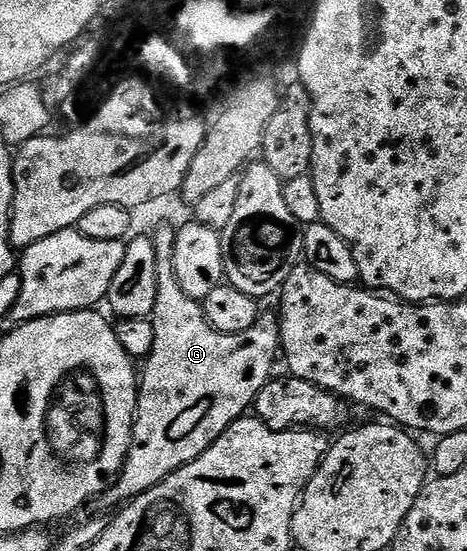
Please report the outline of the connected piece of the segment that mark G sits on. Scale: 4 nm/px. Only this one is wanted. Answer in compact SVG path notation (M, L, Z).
M160 226L154 233L156 251L158 252L158 300L151 312L154 324L154 348L148 354L138 378L136 396L136 419L132 429L132 443L124 461L120 477L110 489L102 495L102 502L108 506L119 507L133 498L154 488L166 476L170 476L178 468L190 464L206 448L210 448L230 428L230 424L245 417L253 409L258 392L266 383L272 381L272 369L276 363L280 348L280 328L268 316L261 317L246 332L227 334L218 332L206 320L203 305L197 299L186 296L182 292L182 284L178 284L178 272L174 272L174 244L177 227Z

